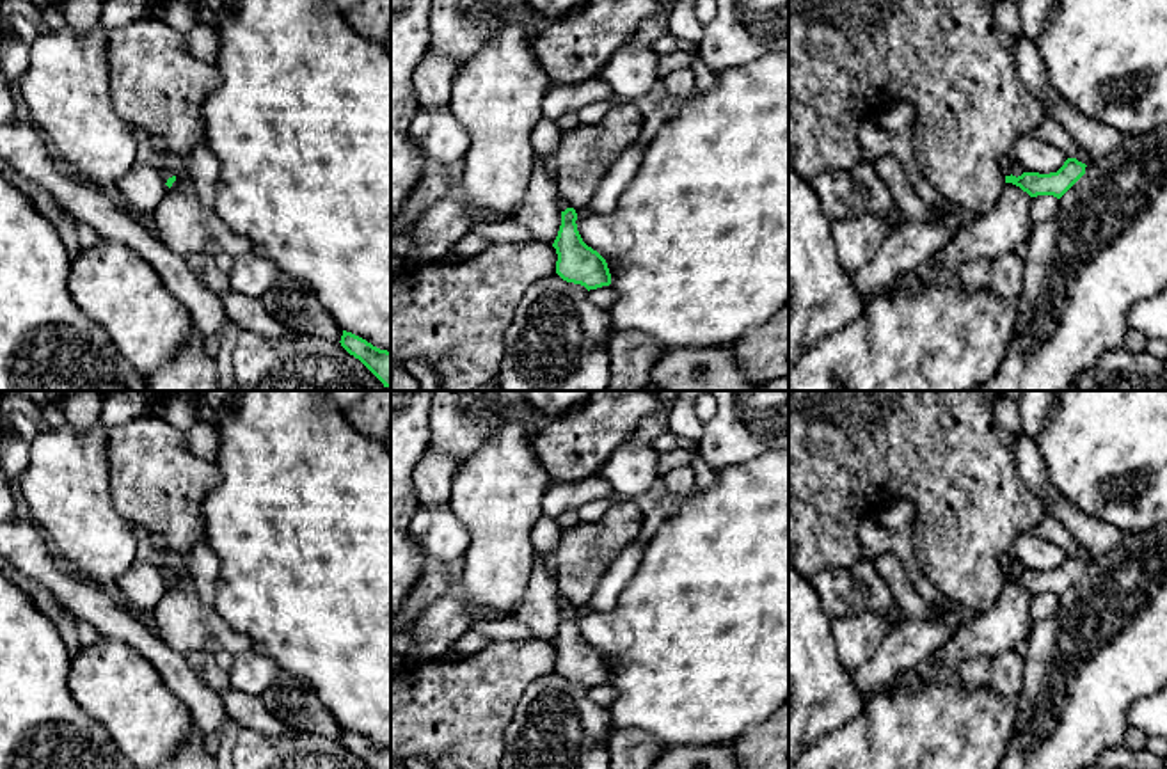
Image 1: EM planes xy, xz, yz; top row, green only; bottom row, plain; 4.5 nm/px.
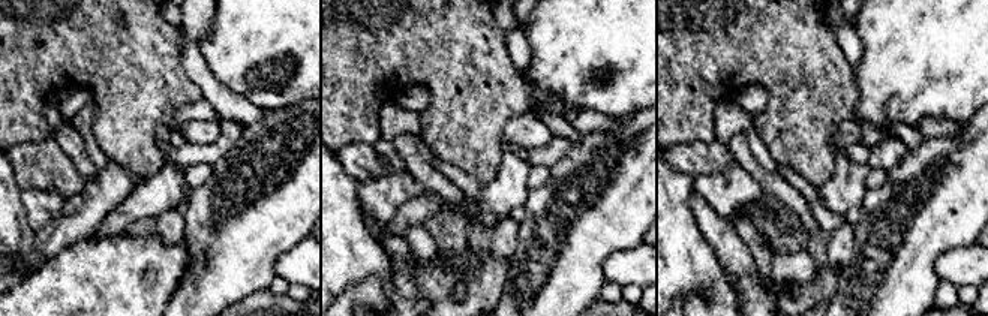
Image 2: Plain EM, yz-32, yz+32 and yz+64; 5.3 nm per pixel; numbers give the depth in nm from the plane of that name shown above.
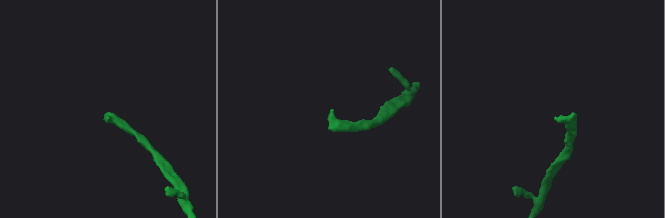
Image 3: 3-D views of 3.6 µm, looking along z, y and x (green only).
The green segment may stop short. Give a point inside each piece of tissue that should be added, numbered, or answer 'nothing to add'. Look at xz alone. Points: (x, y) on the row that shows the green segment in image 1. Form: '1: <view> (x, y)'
nothing to add

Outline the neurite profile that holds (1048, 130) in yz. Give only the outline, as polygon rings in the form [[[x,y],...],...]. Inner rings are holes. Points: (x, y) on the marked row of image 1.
[[[1046,115],[1034,130],[1030,130],[1027,137],[1057,146],[1066,155],[1066,158],[1075,158],[1080,151],[1071,135],[1062,128],[1062,124],[1050,115]]]

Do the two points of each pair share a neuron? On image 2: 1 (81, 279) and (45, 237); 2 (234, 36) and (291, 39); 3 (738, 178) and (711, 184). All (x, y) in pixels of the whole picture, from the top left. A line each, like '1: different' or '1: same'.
1: different
2: same
3: same

